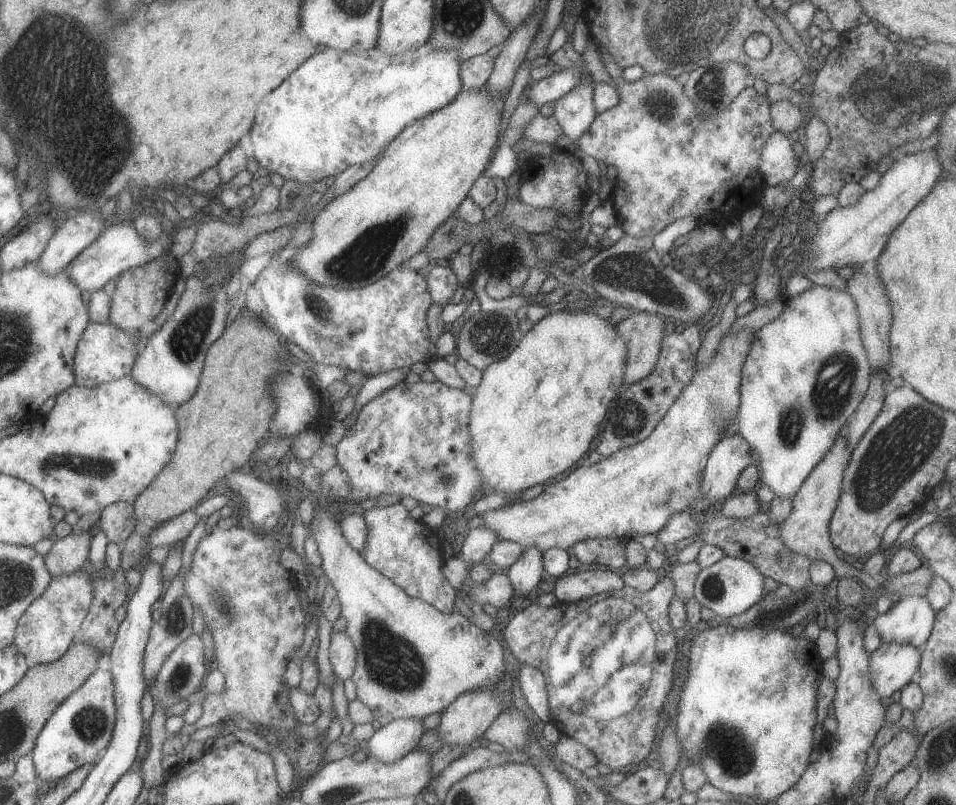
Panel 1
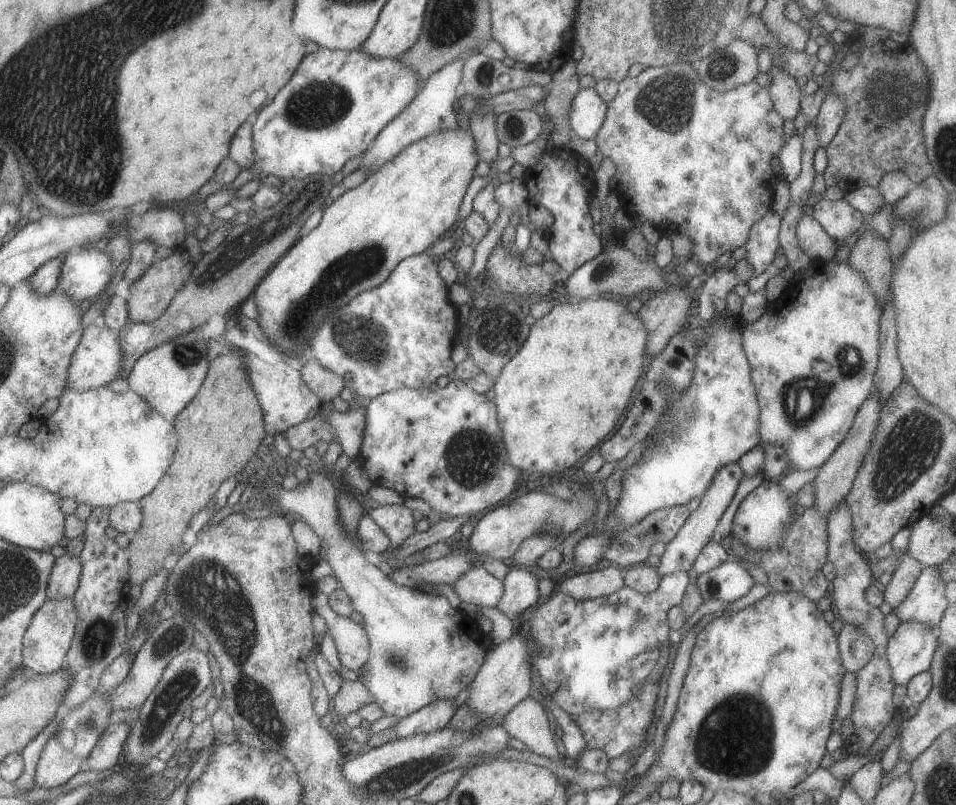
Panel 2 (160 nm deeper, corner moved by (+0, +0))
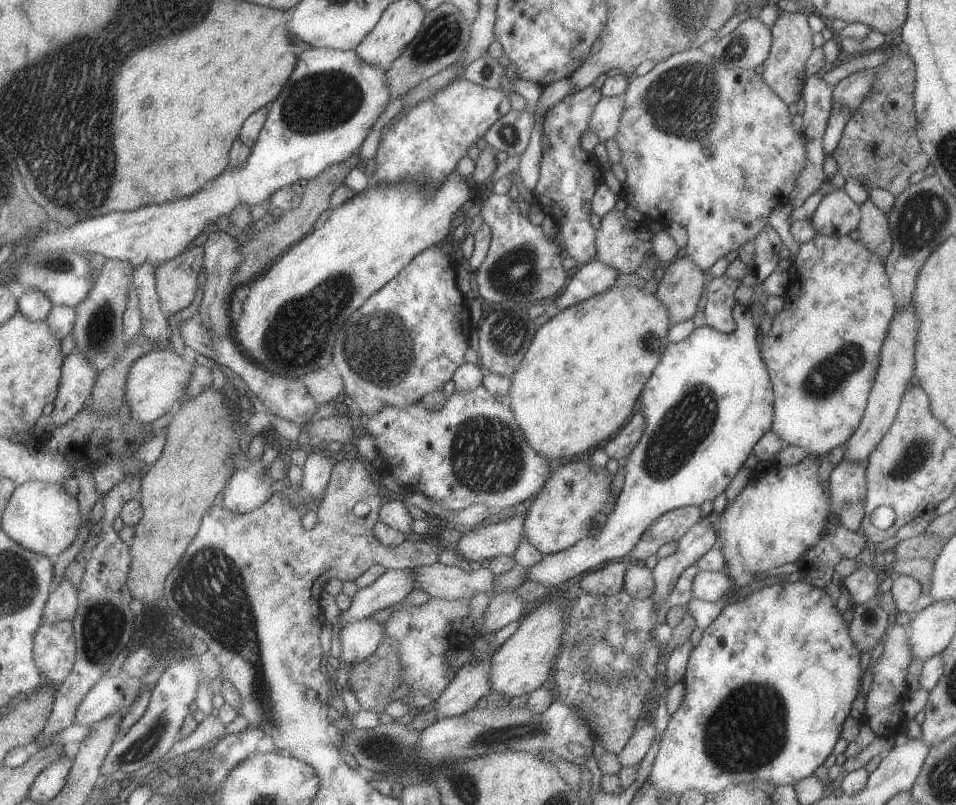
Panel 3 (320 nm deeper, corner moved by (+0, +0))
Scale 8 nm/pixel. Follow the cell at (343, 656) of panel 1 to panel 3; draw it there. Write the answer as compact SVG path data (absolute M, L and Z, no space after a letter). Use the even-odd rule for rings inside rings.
M372 617L351 621L340 630L340 660L352 666L366 660L380 646L385 636L384 625Z

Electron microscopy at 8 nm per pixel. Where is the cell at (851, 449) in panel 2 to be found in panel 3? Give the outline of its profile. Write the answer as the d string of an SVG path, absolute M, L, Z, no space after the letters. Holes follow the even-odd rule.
M910 302L910 306L896 309L894 318L892 318L886 338L884 339L880 351L880 364L877 370L877 375L870 391L867 407L855 430L855 433L848 439L846 457L851 461L863 461L869 458L869 454L878 446L878 443L884 438L887 430L896 418L899 411L902 397L910 386L910 380L915 375L915 346L917 345L918 318L916 318L917 310Z

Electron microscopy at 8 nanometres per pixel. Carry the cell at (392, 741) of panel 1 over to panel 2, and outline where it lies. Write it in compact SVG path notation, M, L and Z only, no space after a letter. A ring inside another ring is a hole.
M438 699L424 708L401 718L394 727L398 737L409 737L413 734L431 733L448 727L452 716L459 706L454 699Z

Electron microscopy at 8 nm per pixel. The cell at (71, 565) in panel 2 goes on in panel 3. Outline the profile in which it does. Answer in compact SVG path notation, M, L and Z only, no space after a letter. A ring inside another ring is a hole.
M67 578L62 579L59 586L55 586L53 596L47 606L46 619L52 622L72 621L78 616L81 608L80 589Z

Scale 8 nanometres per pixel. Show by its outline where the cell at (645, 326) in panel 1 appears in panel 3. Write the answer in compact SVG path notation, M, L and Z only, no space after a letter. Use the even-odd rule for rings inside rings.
M690 257L668 264L655 295L668 307L671 326L692 319L707 283L704 271Z

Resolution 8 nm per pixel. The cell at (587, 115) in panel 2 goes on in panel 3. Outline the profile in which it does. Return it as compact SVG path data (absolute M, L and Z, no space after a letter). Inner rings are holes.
M624 95L602 97L594 107L589 130L594 131L605 142L615 136L623 115Z

